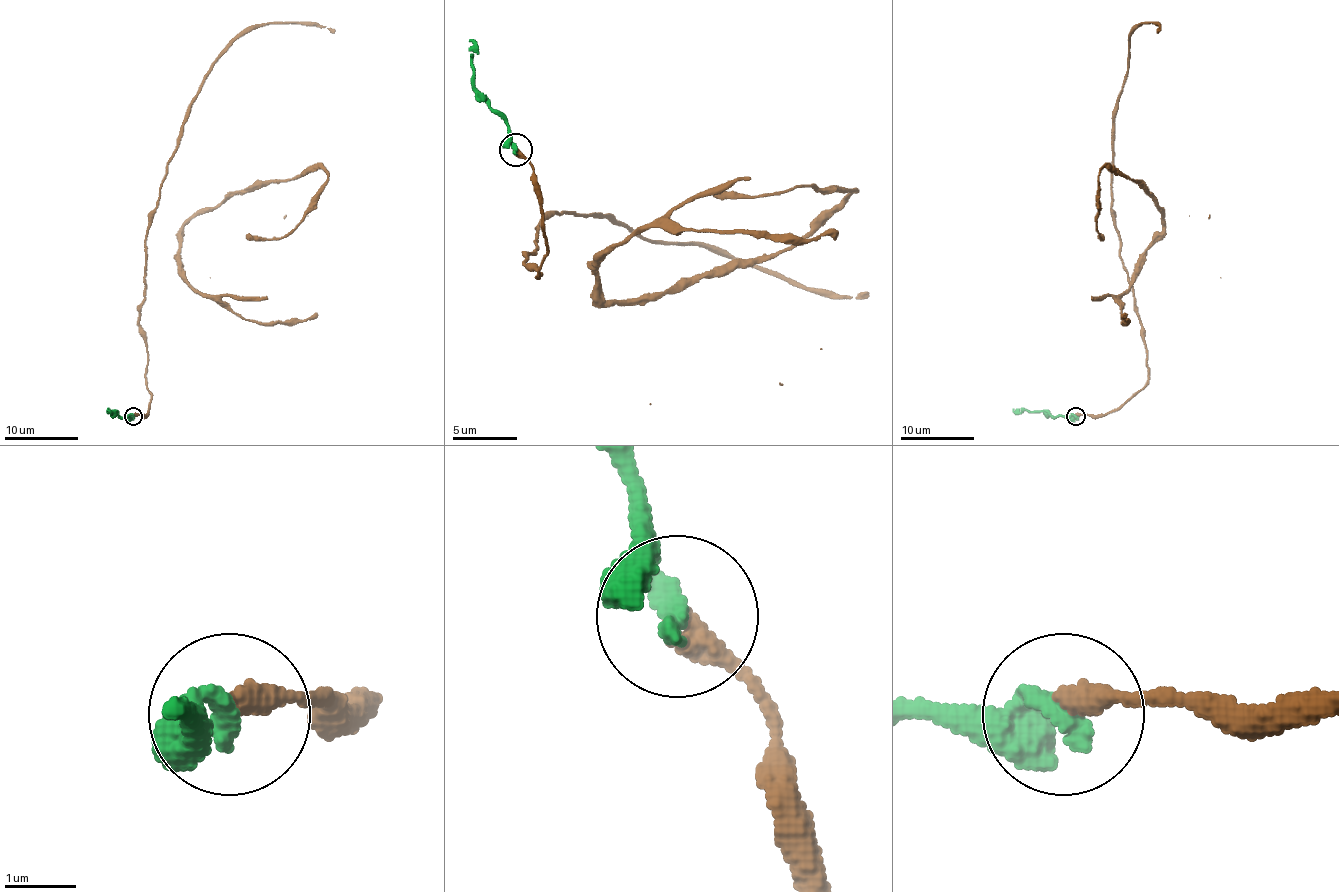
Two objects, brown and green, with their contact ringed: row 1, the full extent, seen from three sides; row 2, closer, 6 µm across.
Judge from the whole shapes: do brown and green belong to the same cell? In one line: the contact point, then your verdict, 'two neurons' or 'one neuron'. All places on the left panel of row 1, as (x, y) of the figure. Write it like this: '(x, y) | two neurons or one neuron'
(133, 416) | two neurons

